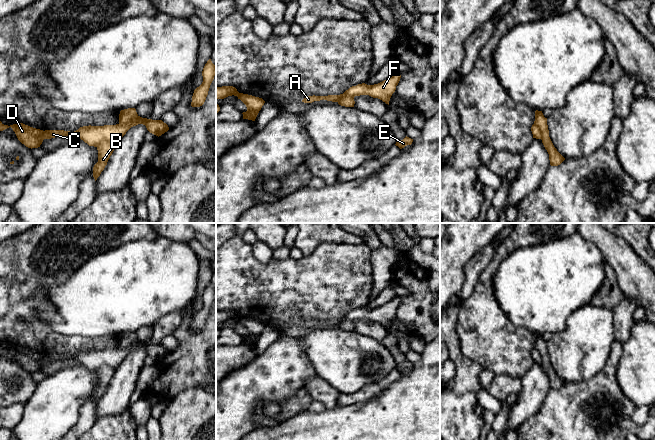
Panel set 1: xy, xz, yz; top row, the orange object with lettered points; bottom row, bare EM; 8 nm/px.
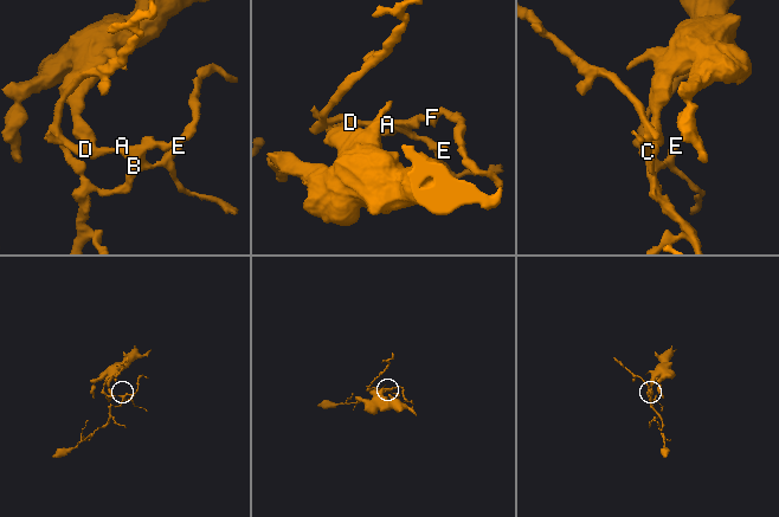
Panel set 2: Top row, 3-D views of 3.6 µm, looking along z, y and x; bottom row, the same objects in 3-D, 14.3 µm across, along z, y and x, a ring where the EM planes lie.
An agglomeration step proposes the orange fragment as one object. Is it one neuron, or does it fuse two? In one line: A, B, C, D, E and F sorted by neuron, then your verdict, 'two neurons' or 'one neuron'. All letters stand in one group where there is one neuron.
A C D F / B E | two neurons

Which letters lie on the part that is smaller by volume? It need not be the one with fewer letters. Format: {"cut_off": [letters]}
{"cut_off": ["B", "E"]}

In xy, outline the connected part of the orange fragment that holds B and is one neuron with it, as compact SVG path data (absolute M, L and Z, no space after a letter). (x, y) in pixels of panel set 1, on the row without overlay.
M101 366L96 370L98 374L98 386L93 391L93 401L95 405L107 389L107 386L112 379L115 370L116 368L109 366Z

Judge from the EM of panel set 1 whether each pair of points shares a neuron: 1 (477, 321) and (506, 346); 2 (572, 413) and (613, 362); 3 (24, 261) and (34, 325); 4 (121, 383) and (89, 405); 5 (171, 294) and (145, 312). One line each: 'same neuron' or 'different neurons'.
1: same neuron
2: same neuron
3: same neuron
4: different neurons
5: same neuron

